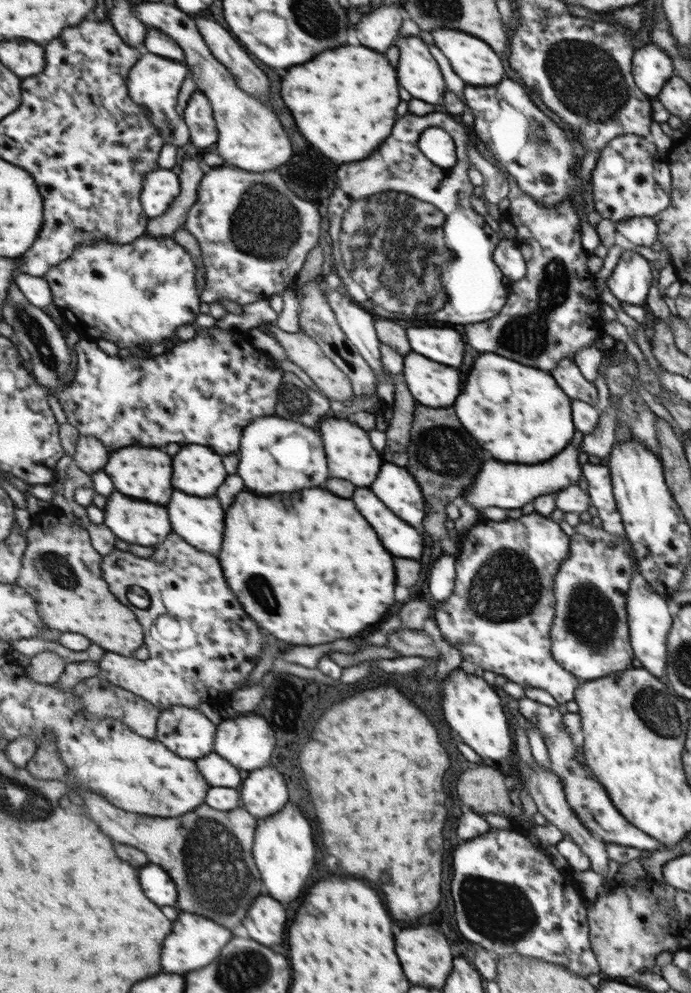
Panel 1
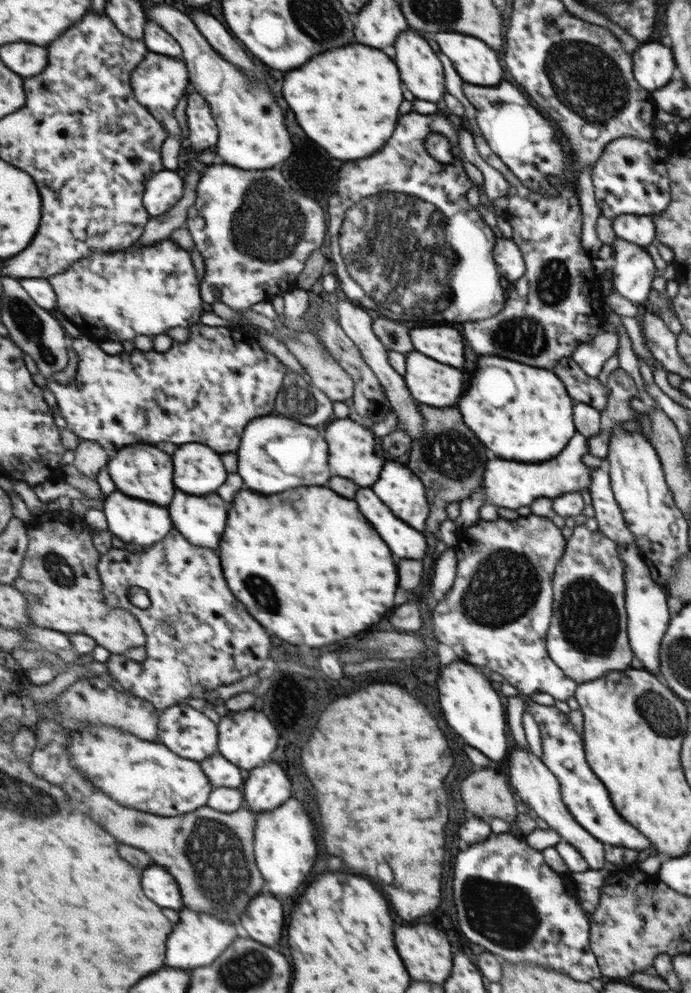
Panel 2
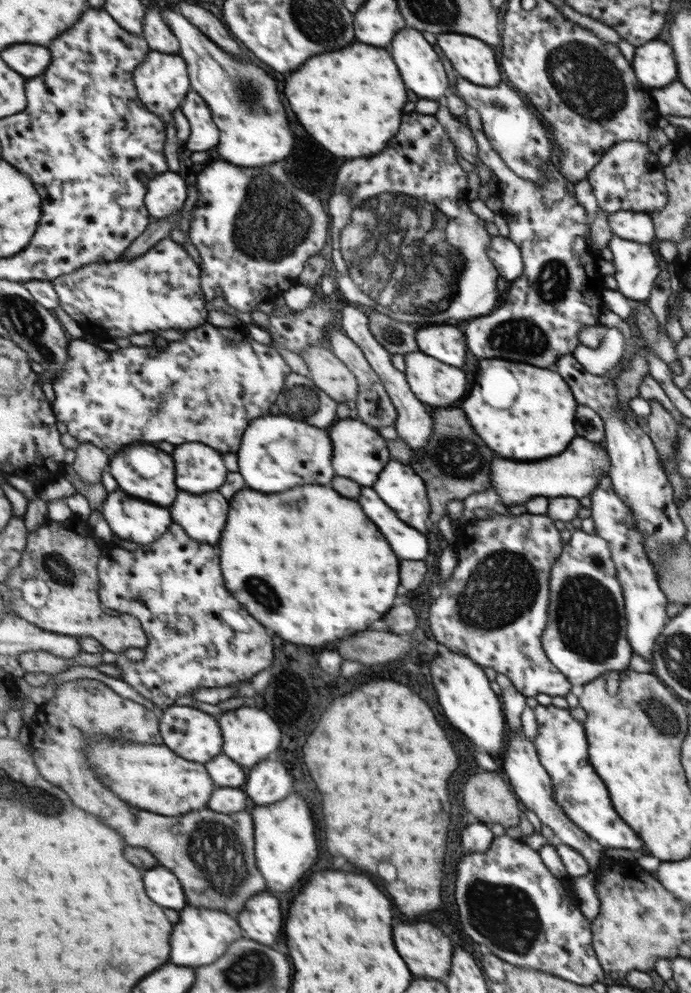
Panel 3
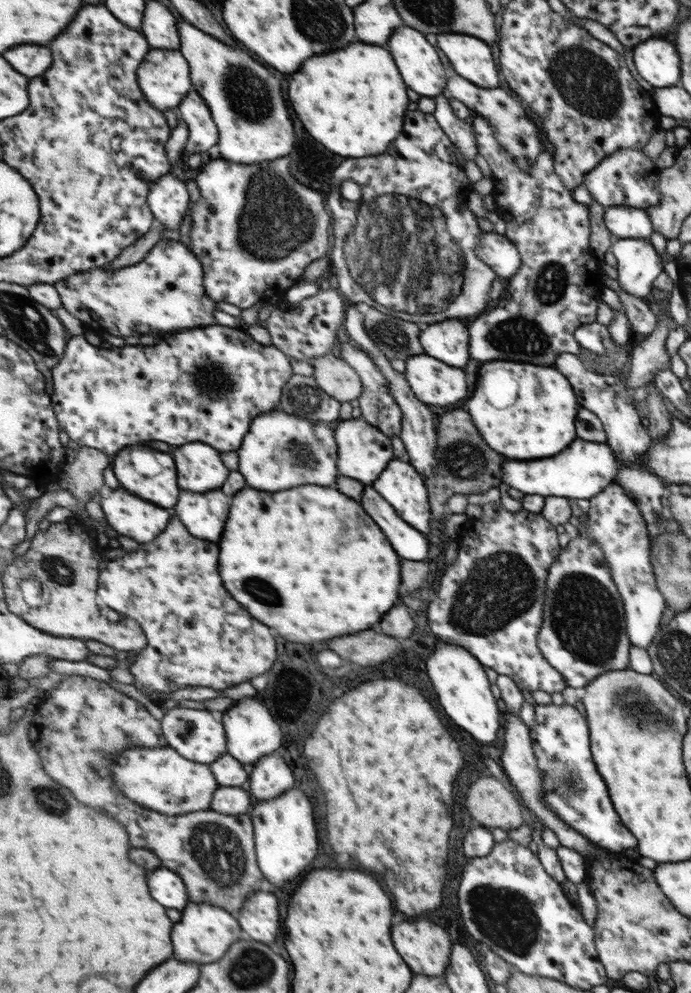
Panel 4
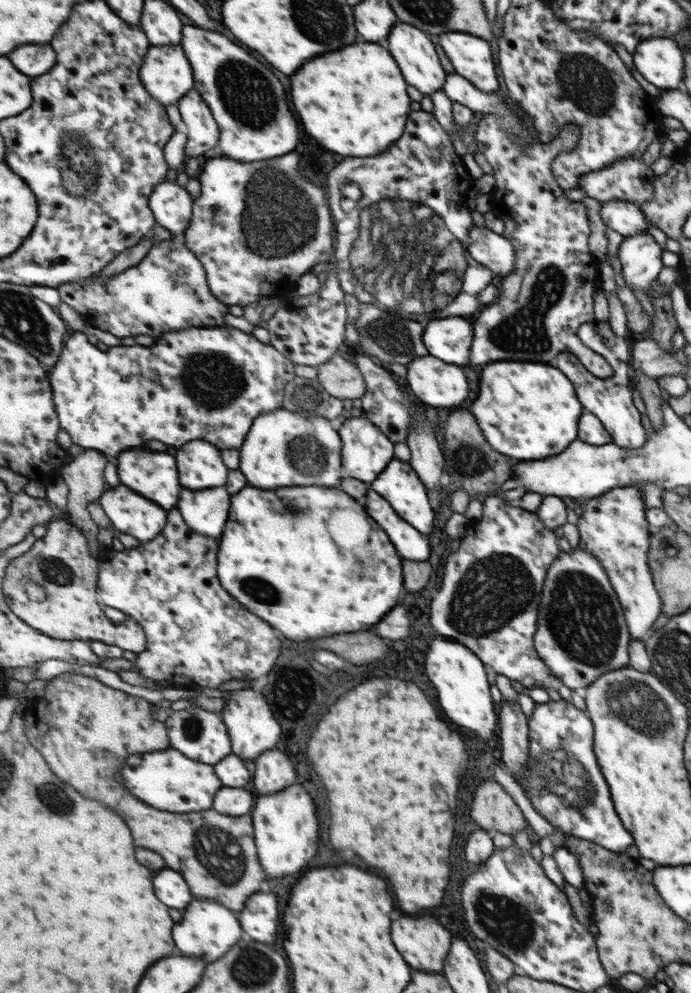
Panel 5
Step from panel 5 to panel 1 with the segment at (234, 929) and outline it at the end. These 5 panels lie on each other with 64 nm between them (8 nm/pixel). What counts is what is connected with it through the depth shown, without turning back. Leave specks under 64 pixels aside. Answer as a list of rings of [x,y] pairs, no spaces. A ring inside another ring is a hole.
[[[183,912],[177,916],[173,928],[173,934],[169,936],[169,940],[165,940],[165,972],[177,972],[177,974],[185,974],[191,970],[199,970],[209,966],[219,954],[221,950],[231,942],[233,932],[225,926],[221,926],[219,922],[213,922],[205,916],[197,916],[191,912]]]

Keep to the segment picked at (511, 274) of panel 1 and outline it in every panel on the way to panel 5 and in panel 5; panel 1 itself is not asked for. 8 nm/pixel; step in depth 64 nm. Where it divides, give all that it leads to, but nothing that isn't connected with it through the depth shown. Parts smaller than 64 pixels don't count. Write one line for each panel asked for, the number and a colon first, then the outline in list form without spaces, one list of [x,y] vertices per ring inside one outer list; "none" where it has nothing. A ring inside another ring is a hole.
2: [[[497,238],[497,244],[493,246],[493,258],[495,264],[501,270],[501,276],[511,284],[517,282],[525,274],[525,260],[517,244],[509,238]]]
3: [[[491,236],[489,238],[489,260],[493,262],[493,266],[497,268],[499,278],[503,278],[505,282],[513,282],[515,278],[521,276],[523,272],[523,258],[521,258],[521,250],[505,236]]]
4: [[[483,232],[479,236],[479,246],[475,254],[497,274],[497,278],[509,280],[515,272],[519,272],[521,256],[515,248],[515,244],[495,232]]]
5: [[[469,228],[469,256],[477,260],[479,264],[485,264],[485,268],[491,274],[505,276],[515,266],[515,250],[513,244],[509,244],[507,238],[501,234],[495,234],[487,228]]]

